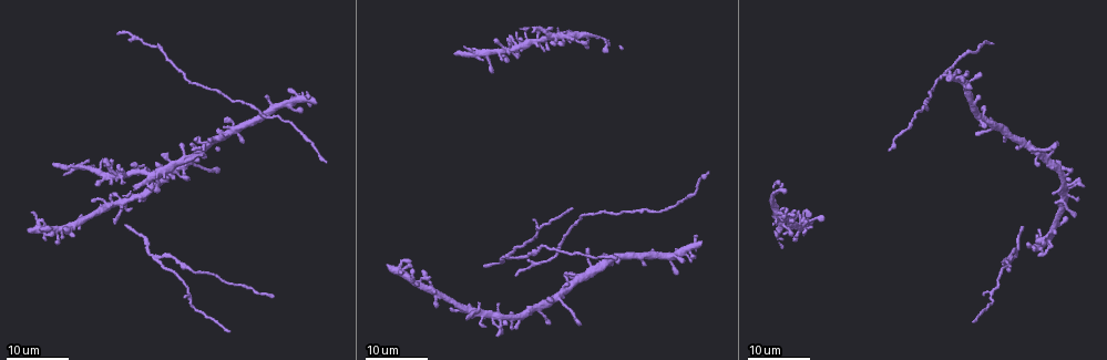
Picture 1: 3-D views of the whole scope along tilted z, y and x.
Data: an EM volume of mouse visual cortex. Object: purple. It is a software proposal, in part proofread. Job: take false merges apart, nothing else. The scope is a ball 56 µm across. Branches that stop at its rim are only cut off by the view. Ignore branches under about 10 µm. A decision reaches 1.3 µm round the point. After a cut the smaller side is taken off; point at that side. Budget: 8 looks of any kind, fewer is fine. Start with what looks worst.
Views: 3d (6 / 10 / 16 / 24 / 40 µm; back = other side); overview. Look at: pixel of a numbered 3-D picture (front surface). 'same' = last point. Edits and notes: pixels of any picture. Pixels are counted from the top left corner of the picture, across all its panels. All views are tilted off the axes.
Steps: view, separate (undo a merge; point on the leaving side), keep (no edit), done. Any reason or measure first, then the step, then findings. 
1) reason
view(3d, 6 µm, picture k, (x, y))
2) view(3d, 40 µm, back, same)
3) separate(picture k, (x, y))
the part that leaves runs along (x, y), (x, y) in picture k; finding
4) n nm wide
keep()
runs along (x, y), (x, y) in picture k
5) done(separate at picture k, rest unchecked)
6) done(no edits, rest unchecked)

three-way junction
view(3d, 16 µm, picture 1, (511, 255))

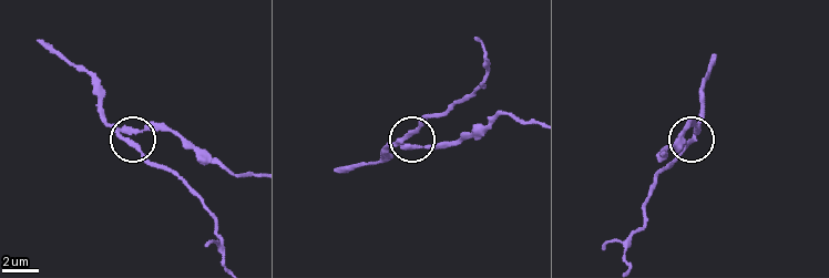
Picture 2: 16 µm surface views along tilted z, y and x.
view(3d, 10 µm, picture 2, (693, 136))

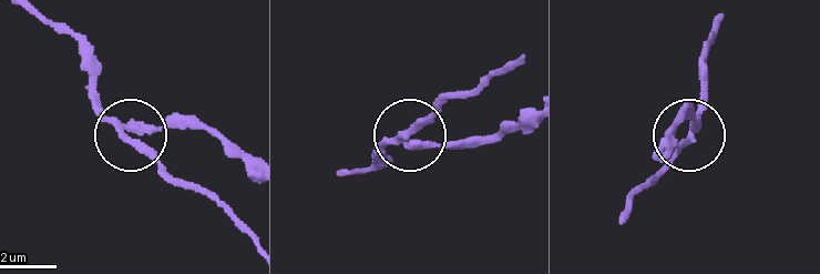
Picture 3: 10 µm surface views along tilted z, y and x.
separate(picture 3, (146, 155))
the part that leaves runs along (120, 132), (171, 175), (197, 186), (250, 236) in picture 3; a second neuron is stuck on

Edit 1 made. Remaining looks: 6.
view(3d, 16 µm, picture 1, (478, 306))

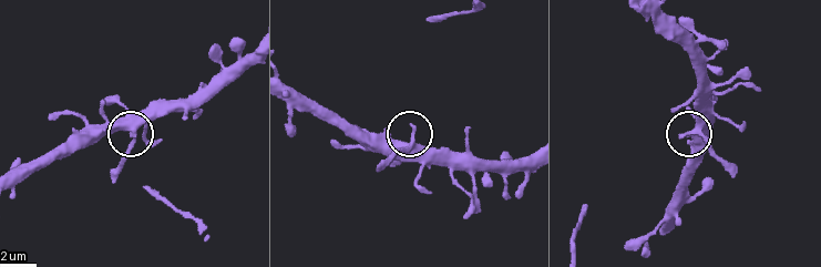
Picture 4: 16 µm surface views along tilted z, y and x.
view(3d, 10 µm, picture 4, (693, 132))

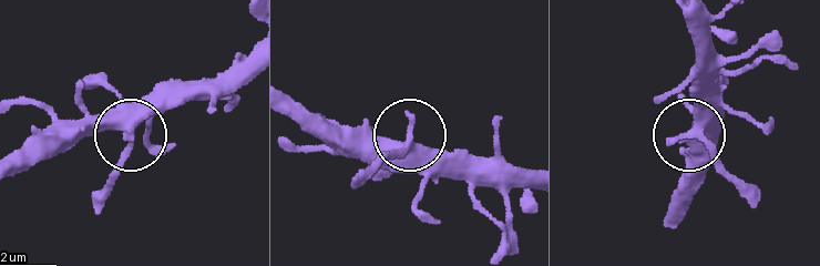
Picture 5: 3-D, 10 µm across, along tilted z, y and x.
side arm 19 µm
keep()
runs along (250, 51), (229, 68), (187, 81), (131, 130), (52, 122) in picture 5; continuous, no second neuron

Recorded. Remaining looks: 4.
calibre changes
view(3d, 24 µm, picture 1, (959, 61))

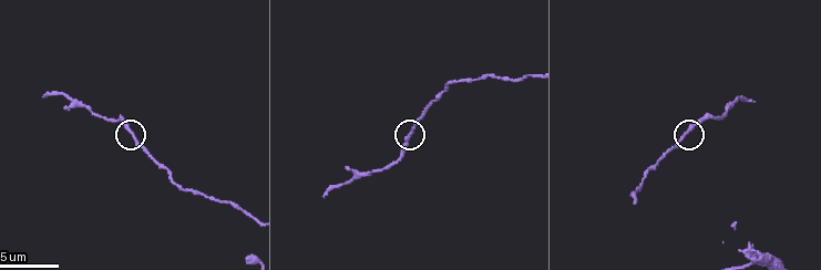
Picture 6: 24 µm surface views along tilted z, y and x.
view(3d, 10 µm, picture 6, (131, 133))

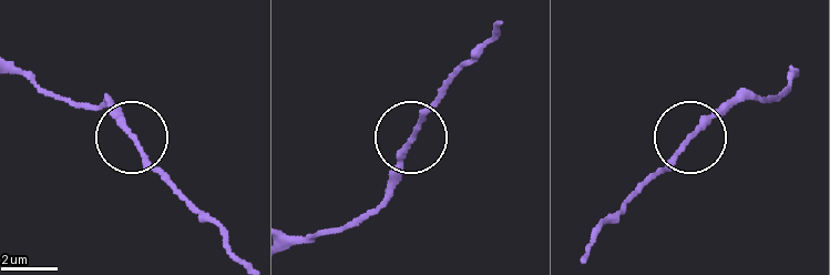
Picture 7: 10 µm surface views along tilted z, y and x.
keep()
continuous, no second neuron

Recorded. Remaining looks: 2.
calibre changes
view(3d, 24 µm, picture 1, (537, 249))

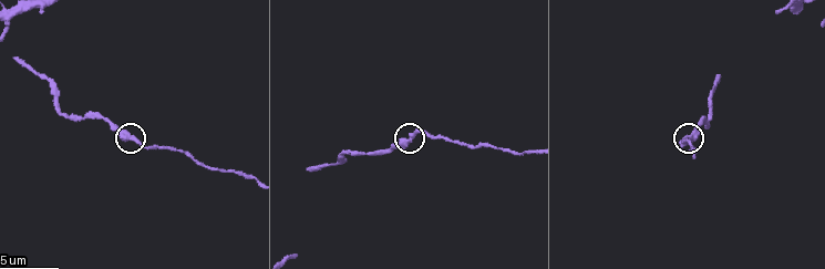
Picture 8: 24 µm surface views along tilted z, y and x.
zoom in
view(3d, 6 µm, picture 8, (412, 141))

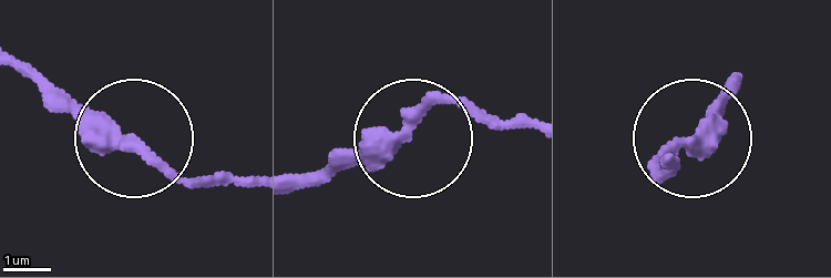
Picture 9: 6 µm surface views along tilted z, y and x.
330 nm wide
keep()
one neuron here

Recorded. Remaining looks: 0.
done(separate at picture 3, rest unchecked)

